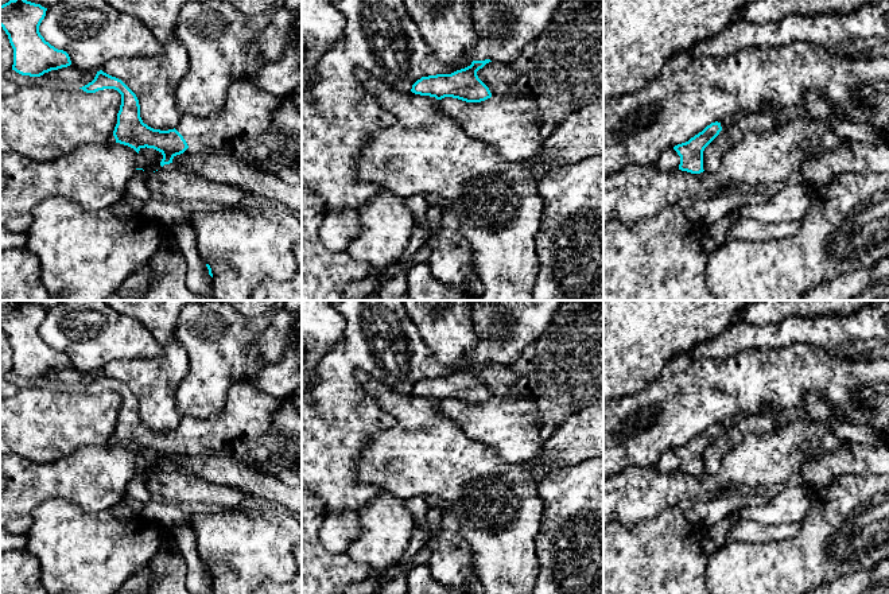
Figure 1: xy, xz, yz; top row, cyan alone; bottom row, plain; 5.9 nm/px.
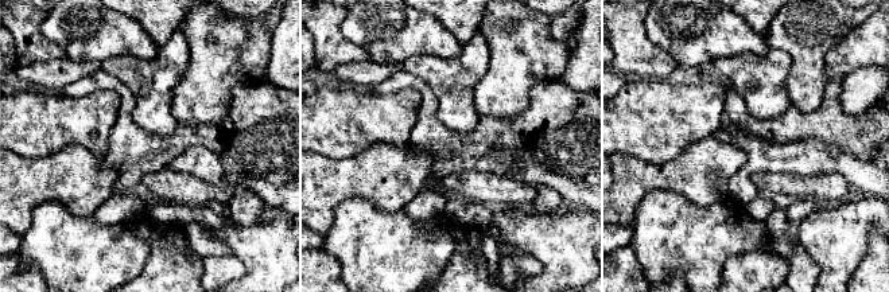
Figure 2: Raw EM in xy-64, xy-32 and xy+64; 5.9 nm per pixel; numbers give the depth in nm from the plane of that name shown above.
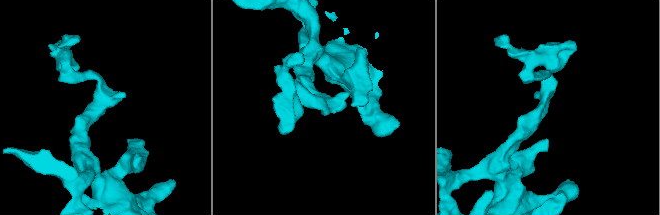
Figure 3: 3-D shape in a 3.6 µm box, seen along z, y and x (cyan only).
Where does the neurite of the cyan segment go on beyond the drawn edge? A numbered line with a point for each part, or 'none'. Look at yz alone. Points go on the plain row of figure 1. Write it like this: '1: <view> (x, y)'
none

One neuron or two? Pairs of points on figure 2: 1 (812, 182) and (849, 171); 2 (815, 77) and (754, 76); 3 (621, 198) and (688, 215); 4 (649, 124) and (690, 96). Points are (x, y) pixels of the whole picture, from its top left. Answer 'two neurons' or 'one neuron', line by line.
1: two neurons
2: two neurons
3: two neurons
4: one neuron

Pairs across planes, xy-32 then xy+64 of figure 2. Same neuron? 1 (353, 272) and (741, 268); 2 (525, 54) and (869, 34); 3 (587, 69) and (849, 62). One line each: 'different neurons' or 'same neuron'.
1: different neurons
2: different neurons
3: different neurons

